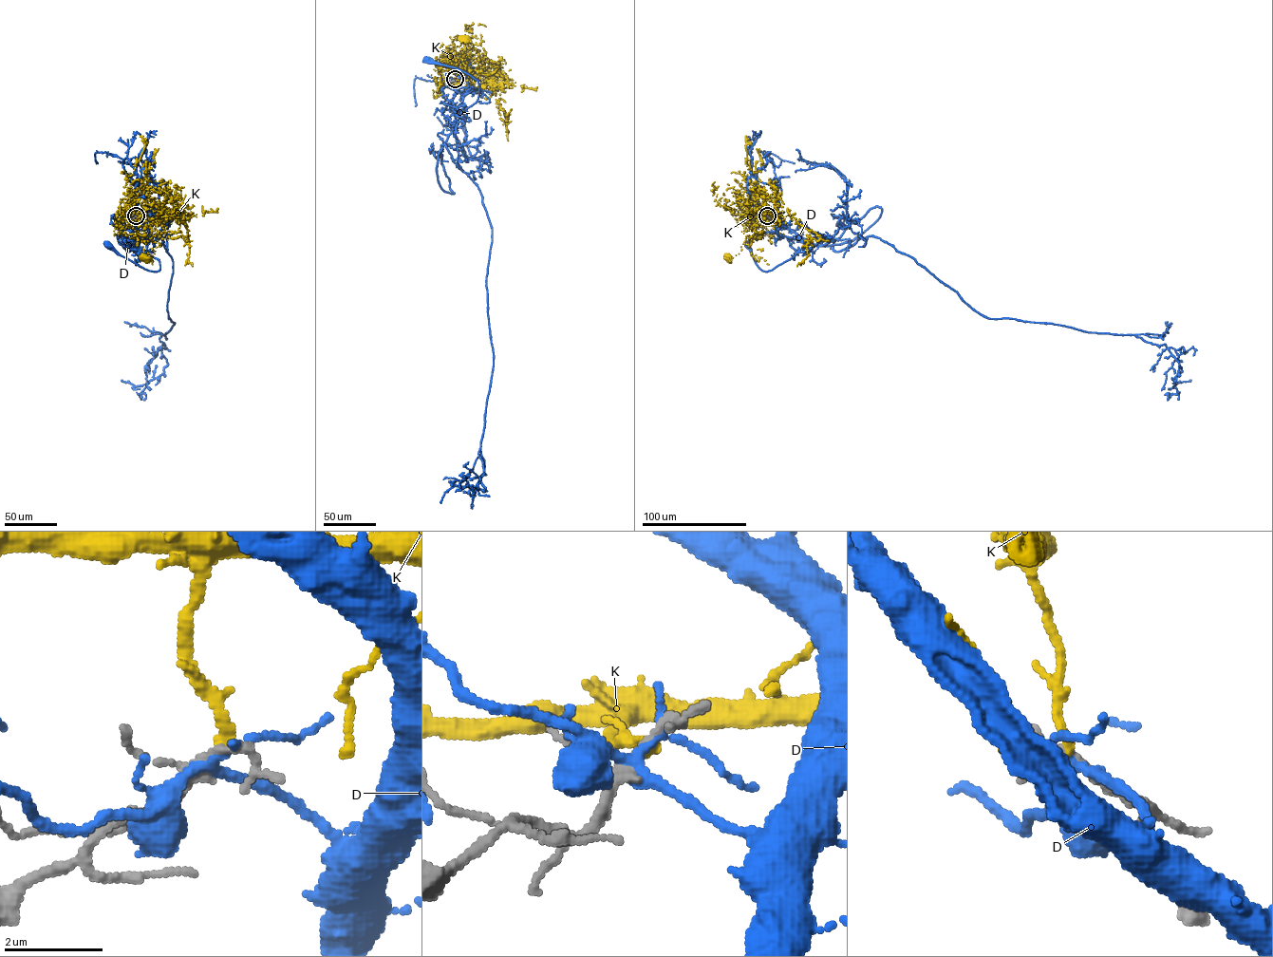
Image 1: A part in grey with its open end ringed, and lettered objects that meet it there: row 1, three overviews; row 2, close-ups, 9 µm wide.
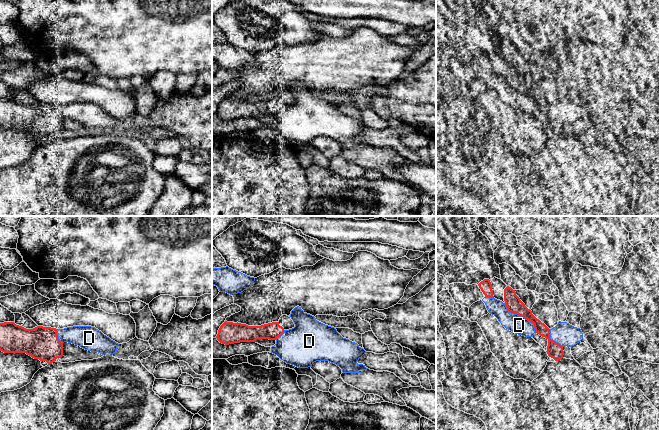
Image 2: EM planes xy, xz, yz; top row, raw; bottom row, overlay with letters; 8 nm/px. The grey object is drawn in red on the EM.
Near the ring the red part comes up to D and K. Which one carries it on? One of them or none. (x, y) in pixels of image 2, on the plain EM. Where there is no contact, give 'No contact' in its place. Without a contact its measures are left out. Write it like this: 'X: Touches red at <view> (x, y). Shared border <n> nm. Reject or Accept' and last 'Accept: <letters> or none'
D: Touches red at yz (521, 92). Shared border 340 nm. Reject
K: No contact. Accept
Accept: K

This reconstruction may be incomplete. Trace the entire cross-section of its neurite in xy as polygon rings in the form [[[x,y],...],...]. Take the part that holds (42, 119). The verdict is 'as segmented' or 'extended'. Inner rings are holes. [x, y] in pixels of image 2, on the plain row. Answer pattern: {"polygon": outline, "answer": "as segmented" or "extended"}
{"polygon": [[[4,98],[0,99],[0,127],[26,129],[51,140],[63,132],[63,118],[58,115],[56,104],[26,105],[14,98]]], "answer": "as segmented"}

